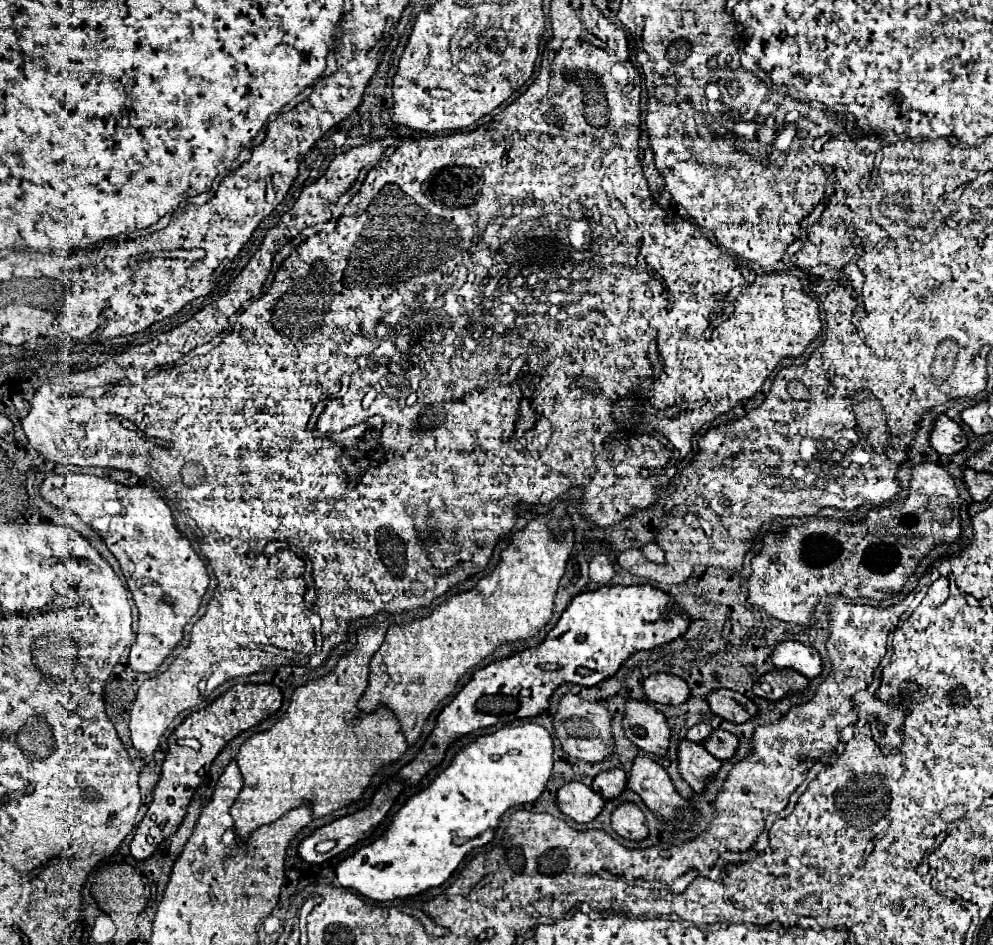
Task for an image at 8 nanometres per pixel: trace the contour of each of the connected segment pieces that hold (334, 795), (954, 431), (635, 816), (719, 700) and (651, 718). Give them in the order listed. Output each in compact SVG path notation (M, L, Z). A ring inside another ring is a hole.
M382 622L380 628L362 628L358 630L358 642L354 650L350 650L346 656L342 656L336 664L336 668L310 684L304 684L296 688L296 692L290 698L290 708L282 718L266 732L254 734L250 740L246 740L240 746L240 752L236 754L236 764L240 768L240 774L244 778L244 786L236 798L236 802L230 808L230 814L234 818L234 828L240 840L246 844L250 834L264 826L272 824L274 820L282 818L292 808L298 808L300 804L312 804L312 818L328 816L352 802L358 802L368 788L372 776L382 770L388 764L394 764L402 758L402 754L408 750L408 744L404 740L402 728L398 720L388 712L388 708L378 708L372 714L364 714L356 708L360 696L364 694L368 686L368 666L370 658L376 654L380 644L384 642L388 624Z
M942 414L934 422L934 430L930 434L930 444L938 454L952 456L952 454L962 452L968 446L968 438L954 420L950 420L948 416Z
M626 802L614 810L612 828L618 836L622 836L626 840L640 842L640 840L648 838L648 826L646 826L644 814L636 804L630 804L630 802Z
M732 690L712 692L712 696L708 696L708 704L714 714L734 724L744 724L750 718L758 716L758 706L744 694L738 694Z
M628 700L622 724L628 740L638 748L658 758L666 756L666 750L670 746L670 728L666 724L666 716L652 704Z

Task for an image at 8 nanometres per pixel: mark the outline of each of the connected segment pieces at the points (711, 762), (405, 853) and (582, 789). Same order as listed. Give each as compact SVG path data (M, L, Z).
M688 740L680 742L678 768L682 778L692 786L696 794L704 792L708 780L712 780L718 774L720 766L722 762L716 760L712 754L708 754L702 744L694 744Z
M534 722L522 726L506 726L494 734L480 736L476 742L462 748L462 752L456 754L452 764L444 772L440 772L426 790L406 800L406 804L396 812L392 824L380 840L362 846L352 858L346 858L338 864L338 884L344 888L352 888L358 894L376 902L418 896L430 888L442 886L470 850L486 846L494 840L500 818L508 808L518 804L530 804L540 798L552 774L552 752L552 736L546 728Z
M570 782L558 790L558 808L574 822L588 824L602 812L604 798L582 782Z

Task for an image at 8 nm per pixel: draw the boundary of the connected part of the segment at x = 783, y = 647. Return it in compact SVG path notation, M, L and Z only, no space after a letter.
M794 640L778 644L772 654L772 662L776 668L792 668L810 680L820 676L822 672L820 654L810 646L804 646L802 642L794 642Z

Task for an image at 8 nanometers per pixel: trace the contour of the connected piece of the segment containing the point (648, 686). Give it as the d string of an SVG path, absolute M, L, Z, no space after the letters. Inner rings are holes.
M656 674L644 680L644 692L652 702L684 704L690 698L690 688L684 680L668 674Z

